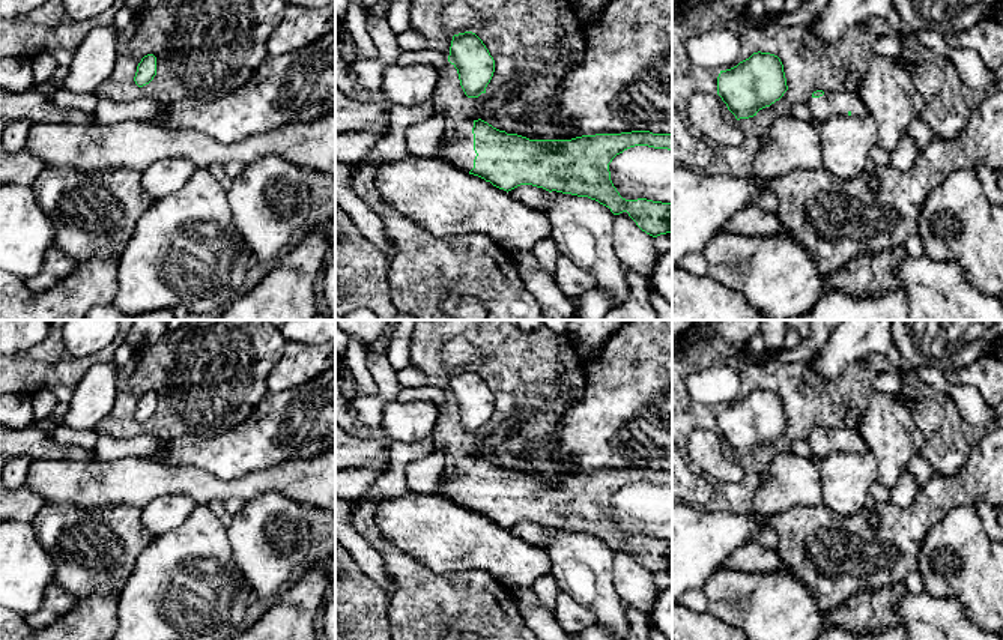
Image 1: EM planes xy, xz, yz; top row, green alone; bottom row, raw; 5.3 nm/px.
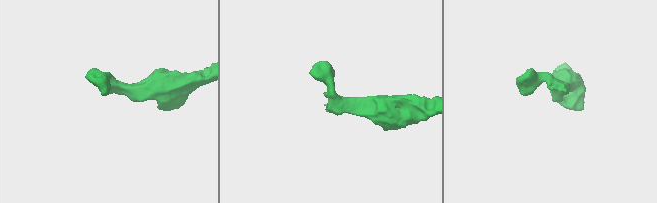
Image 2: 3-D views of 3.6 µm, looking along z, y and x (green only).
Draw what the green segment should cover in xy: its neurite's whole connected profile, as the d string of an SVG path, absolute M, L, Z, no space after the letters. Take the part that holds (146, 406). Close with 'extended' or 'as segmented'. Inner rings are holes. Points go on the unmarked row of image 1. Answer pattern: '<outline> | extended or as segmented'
M147 391L138 400L134 418L138 424L143 424L149 421L155 412L156 412L156 394L153 391Z | as segmented

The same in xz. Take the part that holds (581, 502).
M478 455L459 460L451 475L445 472L439 478L435 493L507 529L532 521L549 529L588 533L614 551L627 548L653 574L672 569L672 539L626 536L611 517L612 496L635 482L672 487L672 470L632 467L529 476Z | extended

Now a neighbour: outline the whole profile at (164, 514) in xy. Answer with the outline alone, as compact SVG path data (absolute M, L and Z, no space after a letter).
M185 494L161 496L141 508L141 524L158 538L177 529L197 503Z

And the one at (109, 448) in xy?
M137 436L131 439L98 437L96 455L101 461L117 460L122 457L152 457L167 452L170 440L158 436Z

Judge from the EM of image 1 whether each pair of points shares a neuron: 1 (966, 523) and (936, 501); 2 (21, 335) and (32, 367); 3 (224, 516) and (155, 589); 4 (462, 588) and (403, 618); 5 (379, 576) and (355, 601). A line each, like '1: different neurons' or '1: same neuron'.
1: different neurons
2: different neurons
3: different neurons
4: same neuron
5: different neurons

